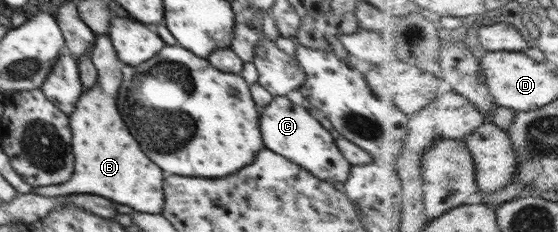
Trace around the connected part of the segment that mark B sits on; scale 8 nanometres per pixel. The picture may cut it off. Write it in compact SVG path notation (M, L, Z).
M96 35L93 52L91 53L92 63L97 69L97 82L91 88L85 88L78 98L74 111L69 115L69 124L71 127L71 146L75 155L74 171L71 178L66 183L60 185L44 185L44 187L35 187L32 193L45 197L60 197L69 194L90 194L100 196L117 204L128 205L132 209L151 214L161 214L165 195L163 190L164 175L158 165L154 165L138 147L138 141L128 133L128 127L122 121L122 115L116 107L116 95L118 87L122 83L122 62L118 61L114 46L110 43L108 35Z

